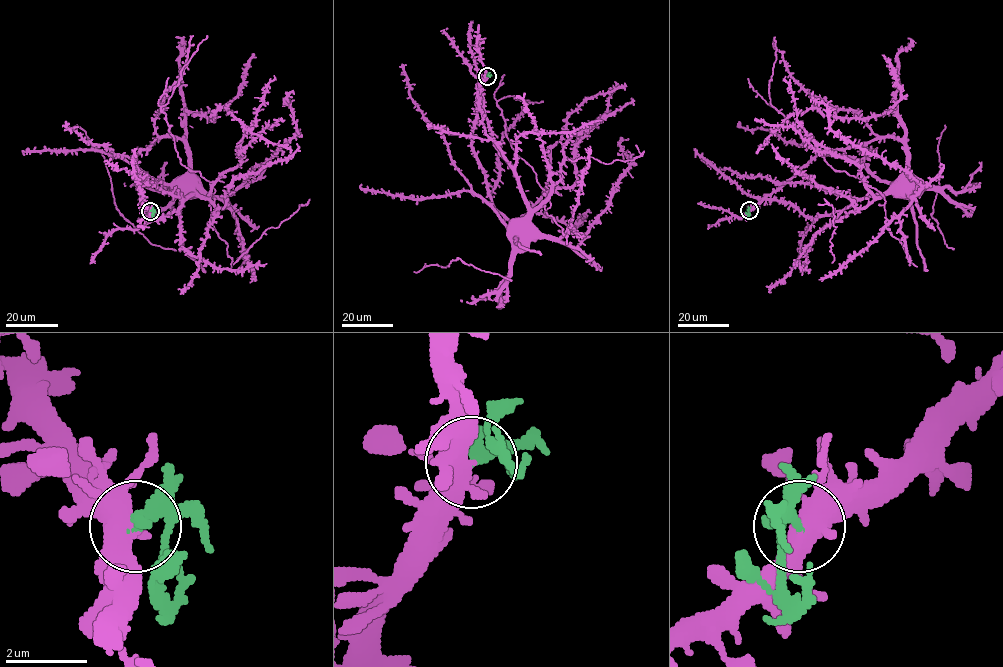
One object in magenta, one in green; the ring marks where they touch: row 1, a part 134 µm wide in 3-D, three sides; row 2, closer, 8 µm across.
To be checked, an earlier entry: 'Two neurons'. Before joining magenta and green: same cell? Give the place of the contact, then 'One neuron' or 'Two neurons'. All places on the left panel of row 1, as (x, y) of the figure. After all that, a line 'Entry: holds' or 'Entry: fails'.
Place: (150, 211). Two neurons
Entry: holds

